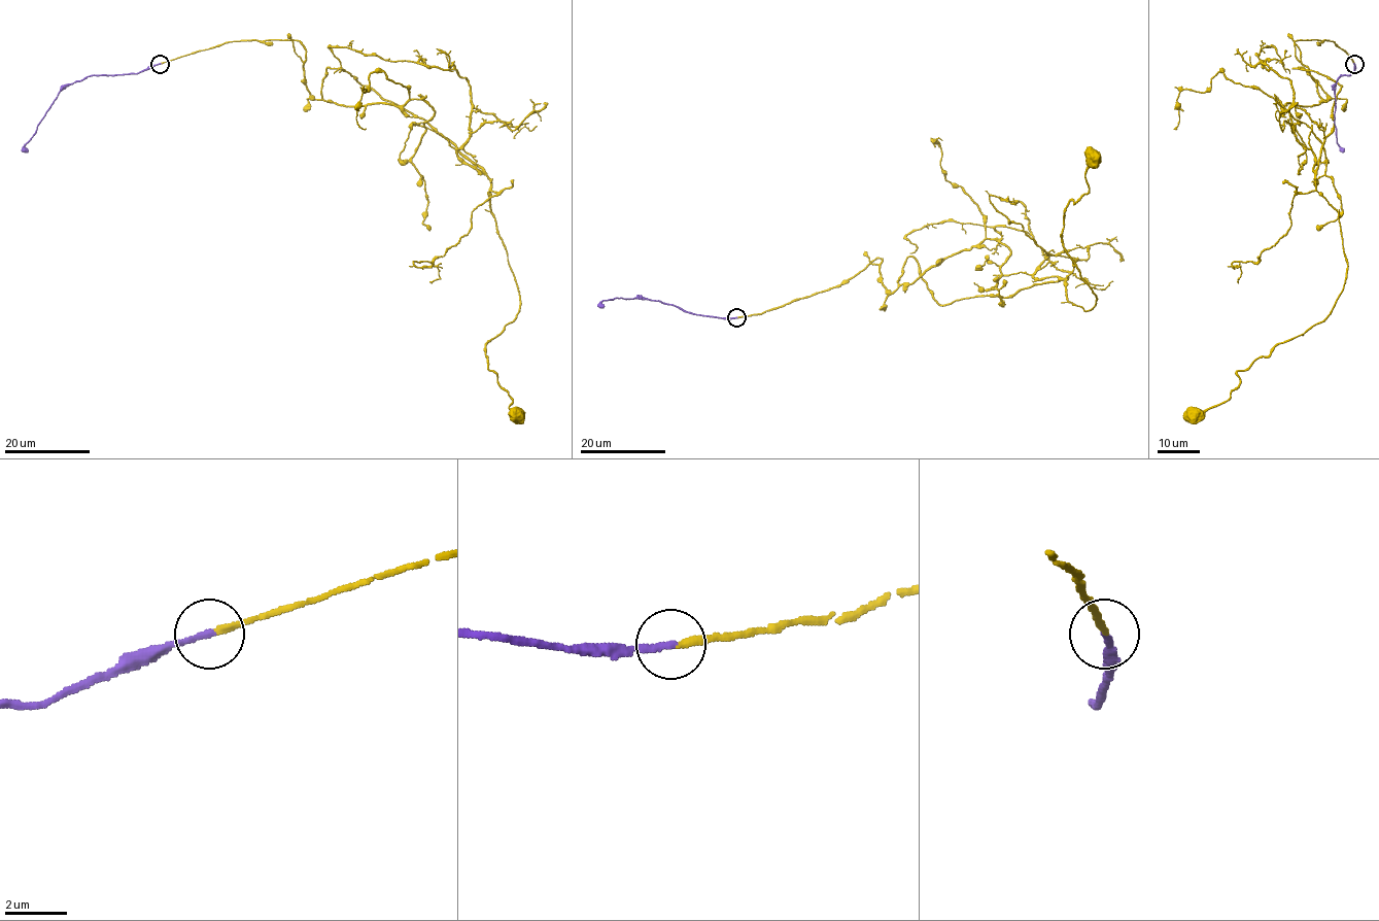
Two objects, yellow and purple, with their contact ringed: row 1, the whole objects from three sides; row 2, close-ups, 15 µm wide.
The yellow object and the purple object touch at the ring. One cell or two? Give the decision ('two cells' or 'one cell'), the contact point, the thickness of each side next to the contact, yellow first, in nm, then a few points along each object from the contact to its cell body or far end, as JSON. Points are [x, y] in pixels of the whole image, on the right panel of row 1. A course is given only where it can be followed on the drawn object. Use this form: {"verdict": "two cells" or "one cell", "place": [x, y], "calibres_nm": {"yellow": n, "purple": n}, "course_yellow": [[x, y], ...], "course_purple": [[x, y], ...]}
{"verdict": "one cell", "place": [1354, 64], "calibres_nm": {"yellow": 190, "purple": 190}, "course_yellow": [[1354, 64], [1298, 39], [1329, 99], [1275, 99], [1311, 128], [1341, 294], [1193, 414]], "course_purple": [[1354, 64], [1352, 73], [1341, 74], [1335, 83], [1336, 142], [1343, 152]]}

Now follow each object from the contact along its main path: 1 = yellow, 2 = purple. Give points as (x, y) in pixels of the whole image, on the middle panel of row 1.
1: (736, 317), (876, 258), (892, 292), (986, 239), (1091, 309), (1062, 240), (1091, 157)
2: (735, 317), (693, 314), (673, 305), (645, 299), (605, 300), (600, 307)

